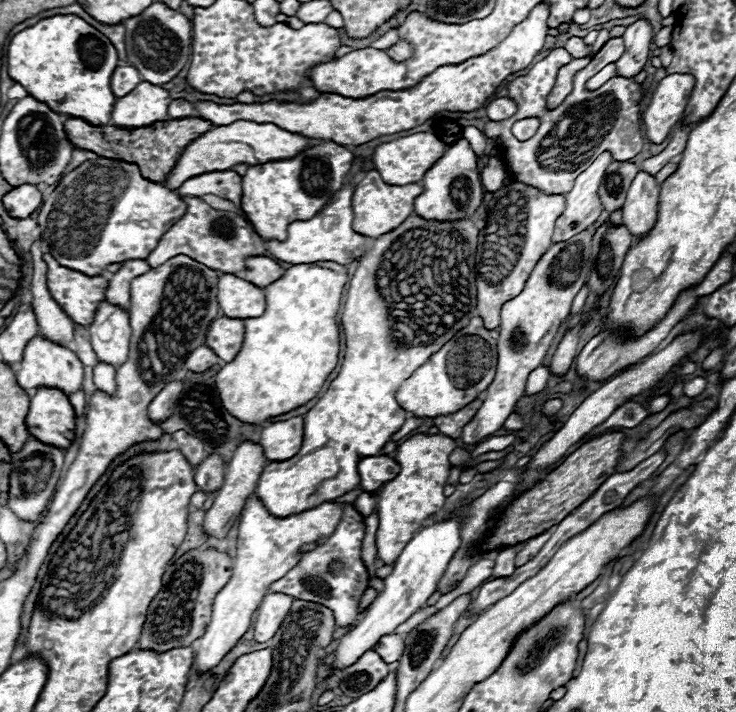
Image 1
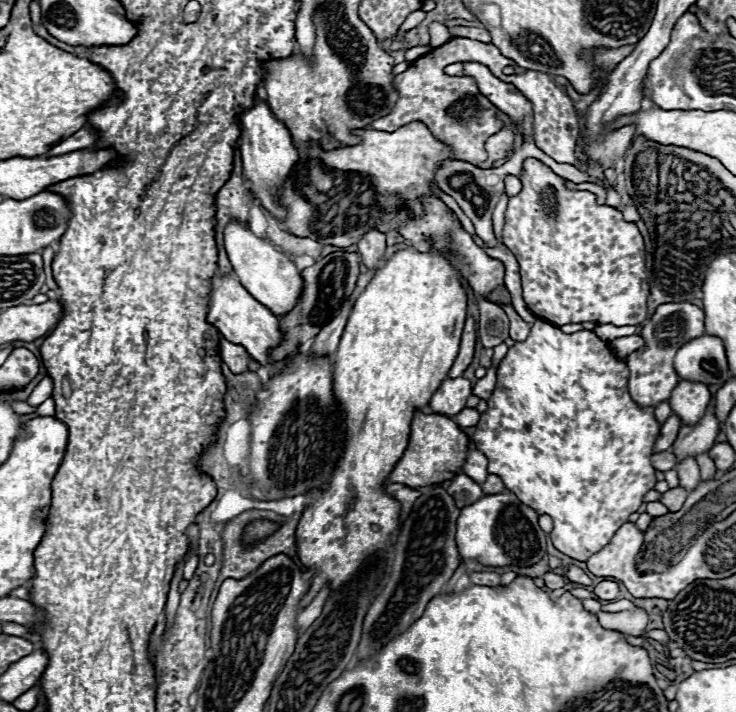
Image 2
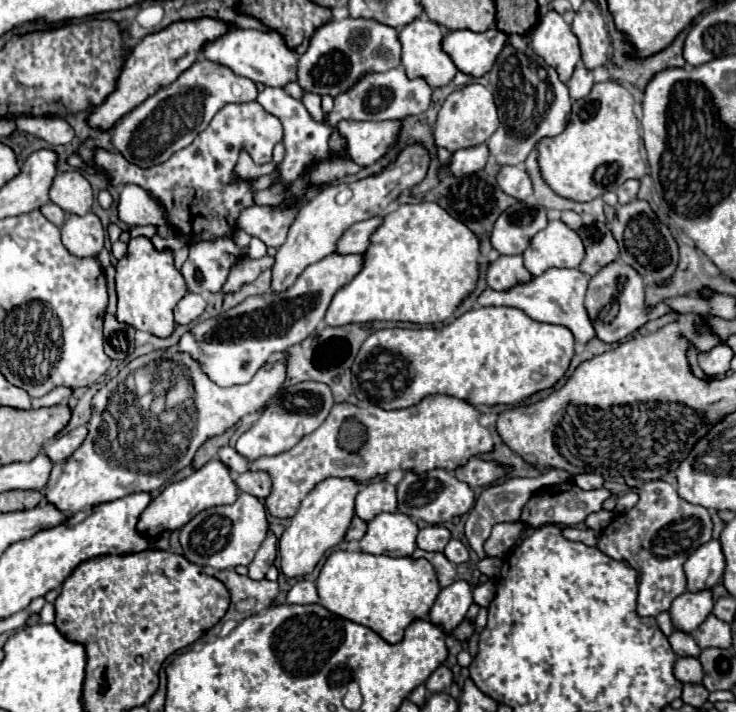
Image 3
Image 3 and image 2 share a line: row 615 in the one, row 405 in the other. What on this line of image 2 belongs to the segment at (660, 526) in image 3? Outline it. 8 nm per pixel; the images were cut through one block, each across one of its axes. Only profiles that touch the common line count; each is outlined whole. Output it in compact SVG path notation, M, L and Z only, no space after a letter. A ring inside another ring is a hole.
M690 302L662 304L656 308L654 316L642 324L640 336L644 338L646 344L644 348L632 352L626 358L626 364L630 368L628 390L640 408L648 408L648 406L656 408L660 402L666 402L670 398L672 390L680 382L678 374L674 372L674 356L686 342L700 338L702 334L704 334L704 312Z

